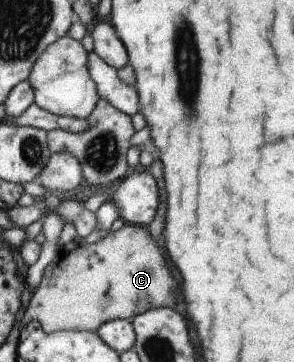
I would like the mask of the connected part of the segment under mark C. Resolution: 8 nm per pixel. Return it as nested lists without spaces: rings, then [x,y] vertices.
[[[124,224],[116,231],[109,231],[106,237],[94,243],[76,237],[58,246],[55,258],[44,267],[40,283],[32,292],[19,327],[24,327],[30,321],[38,321],[44,333],[64,330],[95,332],[106,321],[130,320],[150,309],[173,308],[176,286],[176,281],[168,271],[162,253],[146,226]]]

